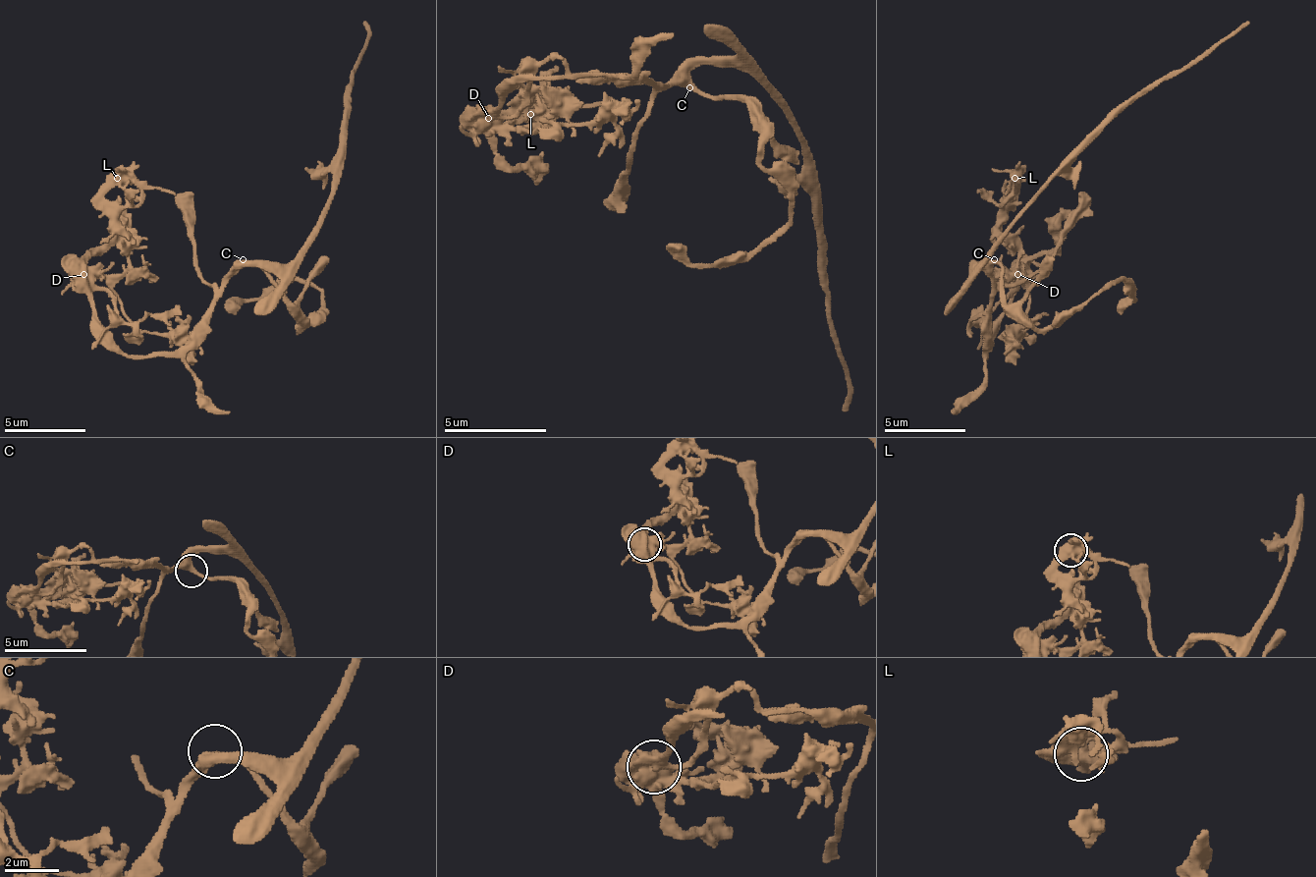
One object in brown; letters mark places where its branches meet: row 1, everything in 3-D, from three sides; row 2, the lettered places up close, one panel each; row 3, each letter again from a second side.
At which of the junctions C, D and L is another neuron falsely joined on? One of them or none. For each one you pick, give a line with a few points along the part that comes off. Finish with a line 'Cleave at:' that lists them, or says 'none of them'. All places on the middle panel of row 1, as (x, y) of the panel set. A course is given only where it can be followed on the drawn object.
Cleave at: D

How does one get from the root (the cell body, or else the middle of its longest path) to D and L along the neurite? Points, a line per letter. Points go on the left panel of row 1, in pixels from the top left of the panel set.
D: (246, 263), (231, 275), (210, 316), (178, 348), (149, 356), (130, 356), (113, 340), (89, 300), (84, 275)
L: (246, 263), (178, 348), (130, 356), (113, 340), (113, 296), (105, 288), (126, 259), (117, 178)

